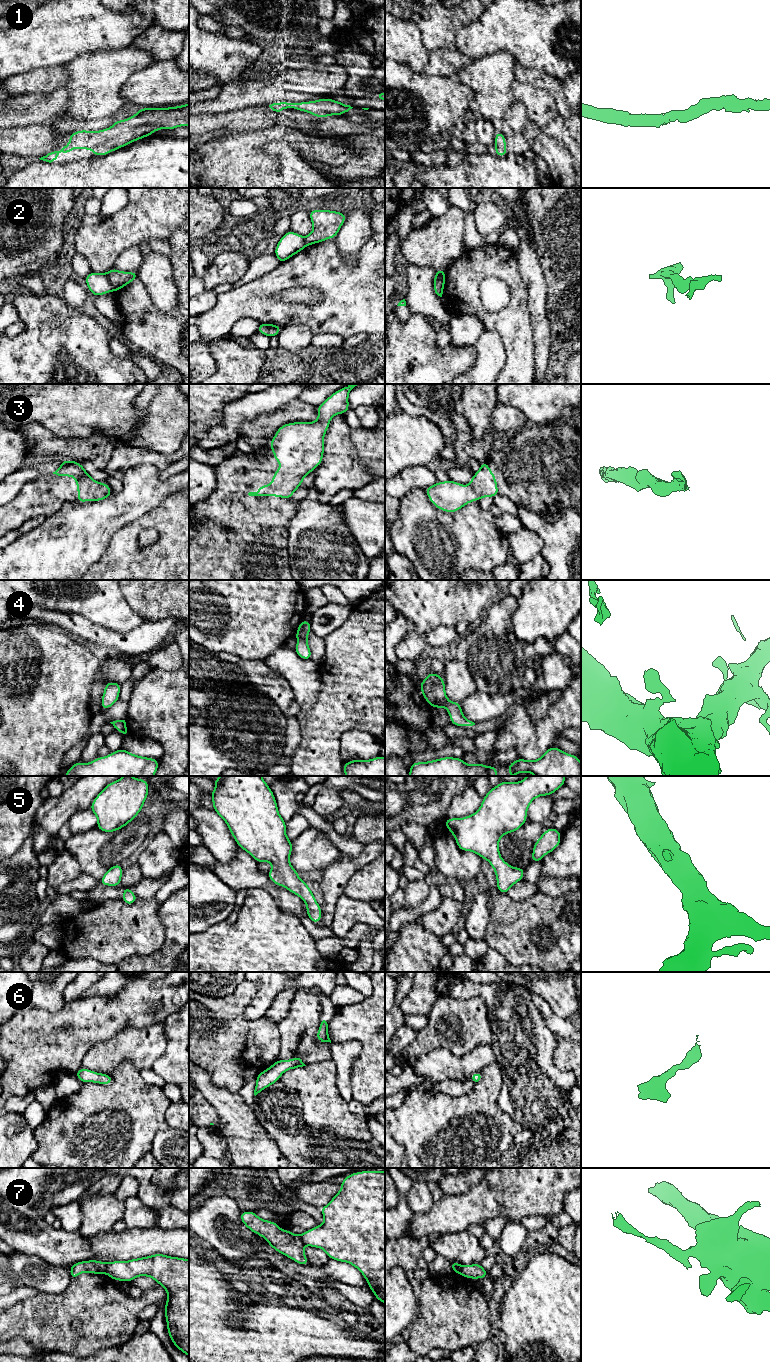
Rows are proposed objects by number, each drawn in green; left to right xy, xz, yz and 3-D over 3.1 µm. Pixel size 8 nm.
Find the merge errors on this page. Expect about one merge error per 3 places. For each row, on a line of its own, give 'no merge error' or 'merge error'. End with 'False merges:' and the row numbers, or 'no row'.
1: no merge error
2: merge error
3: no merge error
4: no merge error
5: no merge error
6: no merge error
7: merge error
False merges: 2, 7

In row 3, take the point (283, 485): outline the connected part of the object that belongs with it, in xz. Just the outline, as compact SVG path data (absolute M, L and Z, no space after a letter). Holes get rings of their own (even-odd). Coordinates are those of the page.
M360 384L344 386L317 406L318 419L316 421L286 423L278 428L274 438L268 444L274 454L274 460L282 465L275 471L271 484L260 485L258 491L249 492L249 496L275 496L292 499L293 493L300 487L304 478L322 463L324 436L329 428L330 420L336 414L344 415L350 410L348 396L350 391L357 385Z

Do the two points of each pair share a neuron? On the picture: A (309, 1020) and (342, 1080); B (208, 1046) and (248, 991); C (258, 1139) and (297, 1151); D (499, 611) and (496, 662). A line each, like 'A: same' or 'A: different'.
A: different
B: same
C: different
D: same

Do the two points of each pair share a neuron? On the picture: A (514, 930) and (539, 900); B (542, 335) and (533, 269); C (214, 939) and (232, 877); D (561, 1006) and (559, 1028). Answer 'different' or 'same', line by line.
A: same
B: same
C: different
D: different

